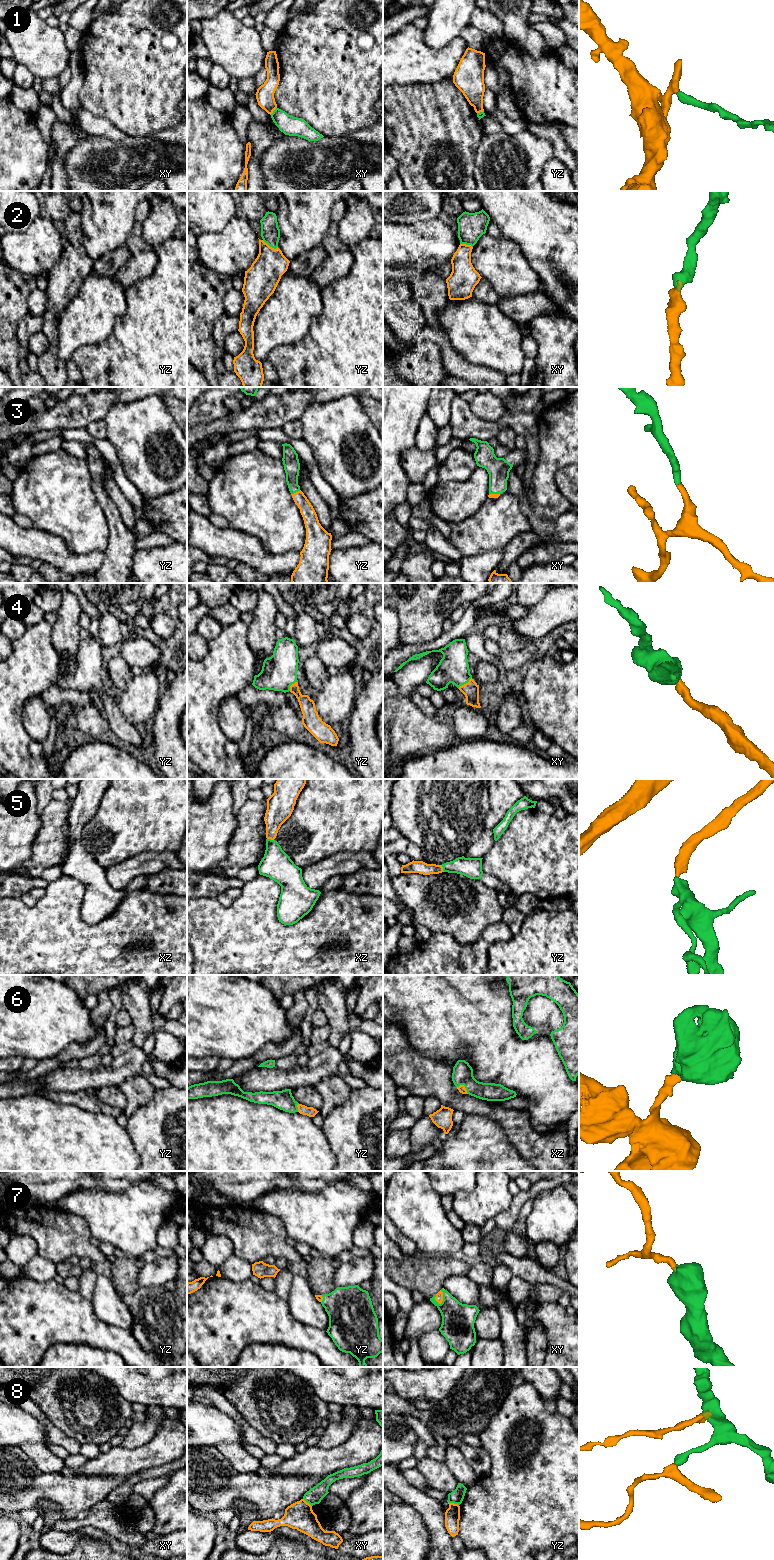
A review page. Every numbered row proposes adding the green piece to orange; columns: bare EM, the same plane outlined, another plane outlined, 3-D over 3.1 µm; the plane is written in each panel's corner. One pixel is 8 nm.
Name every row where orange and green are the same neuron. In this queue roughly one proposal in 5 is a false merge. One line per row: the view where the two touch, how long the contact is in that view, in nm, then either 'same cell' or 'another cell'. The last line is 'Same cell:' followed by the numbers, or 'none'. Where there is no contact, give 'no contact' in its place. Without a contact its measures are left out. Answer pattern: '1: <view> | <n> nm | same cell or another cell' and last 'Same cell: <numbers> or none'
1: xy | 80 nm | another cell
2: yz | 140 nm | same cell
3: yz | 90 nm | same cell
4: xy | 140 nm | same cell
5: xz | 60 nm | same cell
6: xz | 110 nm | same cell
7: xy | 140 nm | same cell
8: yz | 90 nm | another cell
Same cell: 2, 3, 4, 5, 6, 7

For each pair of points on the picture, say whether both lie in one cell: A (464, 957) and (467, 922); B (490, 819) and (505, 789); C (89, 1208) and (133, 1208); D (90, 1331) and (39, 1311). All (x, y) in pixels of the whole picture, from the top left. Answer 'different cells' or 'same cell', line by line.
A: different cells
B: same cell
C: same cell
D: same cell

